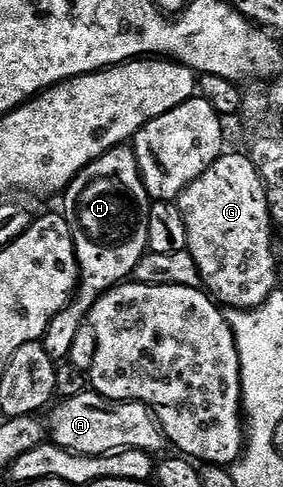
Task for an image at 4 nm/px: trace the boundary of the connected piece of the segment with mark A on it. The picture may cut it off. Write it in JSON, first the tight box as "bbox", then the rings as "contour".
{"bbox":[47,392,166,454],"contour":[[[86,392],[64,399],[57,405],[52,407],[53,415],[47,418],[47,430],[52,445],[73,454],[111,454],[118,450],[158,452],[157,450],[166,449],[165,433],[162,432],[157,417],[143,404],[112,402],[101,394]]]}

